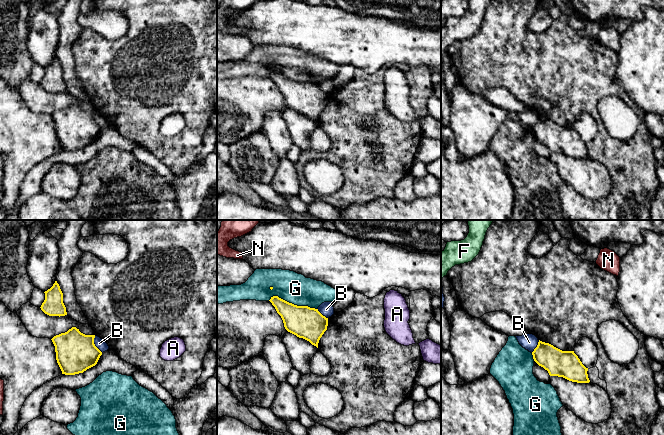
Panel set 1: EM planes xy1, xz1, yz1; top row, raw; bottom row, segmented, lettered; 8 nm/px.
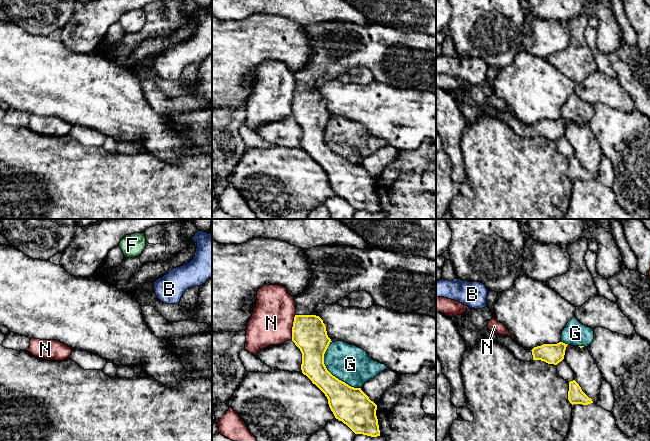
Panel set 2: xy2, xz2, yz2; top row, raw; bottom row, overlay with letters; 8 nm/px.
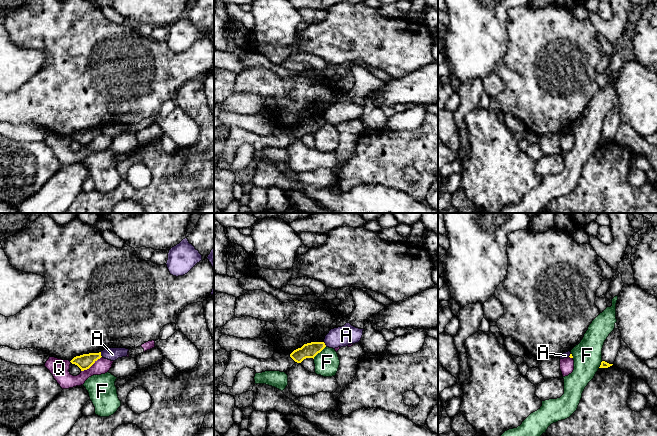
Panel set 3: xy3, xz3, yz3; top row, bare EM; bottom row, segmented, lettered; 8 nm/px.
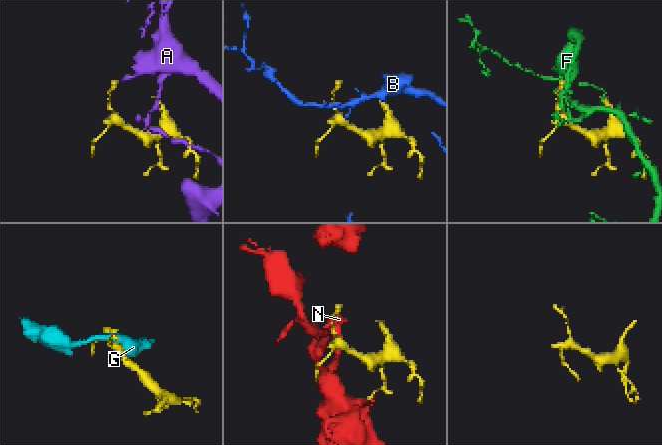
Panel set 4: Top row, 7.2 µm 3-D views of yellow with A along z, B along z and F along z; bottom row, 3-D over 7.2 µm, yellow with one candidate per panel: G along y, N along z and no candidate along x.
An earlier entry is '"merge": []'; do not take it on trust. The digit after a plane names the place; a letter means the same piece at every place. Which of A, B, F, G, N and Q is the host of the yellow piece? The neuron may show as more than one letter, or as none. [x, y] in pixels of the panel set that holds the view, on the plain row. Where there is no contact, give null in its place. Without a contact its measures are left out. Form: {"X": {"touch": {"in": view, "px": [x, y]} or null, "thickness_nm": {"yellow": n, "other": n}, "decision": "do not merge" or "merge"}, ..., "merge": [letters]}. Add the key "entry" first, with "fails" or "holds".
{"entry": "holds", "A": {"touch": {"in": "xy3", "px": [100, 130]}, "thickness_nm": {"yellow": 120, "other": 100}, "decision": "do not merge"}, "B": {"touch": {"in": "xy1", "px": [94, 120]}, "thickness_nm": {"yellow": 320, "other": 80}, "decision": "do not merge"}, "F": {"touch": {"in": "xz3", "px": [319, 128]}, "thickness_nm": {"yellow": 120, "other": 200}, "decision": "do not merge"}, "G": {"touch": {"in": "xz2", "px": [329, 148]}, "thickness_nm": {"yellow": 240, "other": 300}, "decision": "do not merge"}, "N": {"touch": {"in": "xz2", "px": [292, 103]}, "thickness_nm": {"yellow": 280, "other": 340}, "decision": "do not merge"}, "Q": {"touch": {"in": "xy3", "px": [91, 141]}, "thickness_nm": {"yellow": 120, "other": 140}, "decision": "do not merge"}, "merge": []}

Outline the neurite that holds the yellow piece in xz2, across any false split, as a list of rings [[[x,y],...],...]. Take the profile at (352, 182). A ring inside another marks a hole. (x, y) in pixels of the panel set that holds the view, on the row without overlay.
[[[323,21],[306,25],[305,29],[311,42],[312,52],[310,61],[294,73],[296,91],[292,103],[292,117],[302,129],[302,149],[325,170],[336,195],[346,200],[355,210],[371,213],[380,212],[376,192],[377,181],[369,175],[361,164],[349,162],[327,146],[324,140],[324,130],[332,117],[327,111],[323,96],[313,89],[319,80],[337,79],[338,76],[353,67],[366,67],[372,72],[375,81],[400,89],[416,89],[436,94],[436,36],[421,32],[407,32],[374,22],[358,25],[348,21]]]

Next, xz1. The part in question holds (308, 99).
[[[278,72],[269,76],[281,92],[285,105],[309,117],[318,124],[318,119],[327,106],[328,94],[323,92],[318,85],[308,82],[297,82]]]

